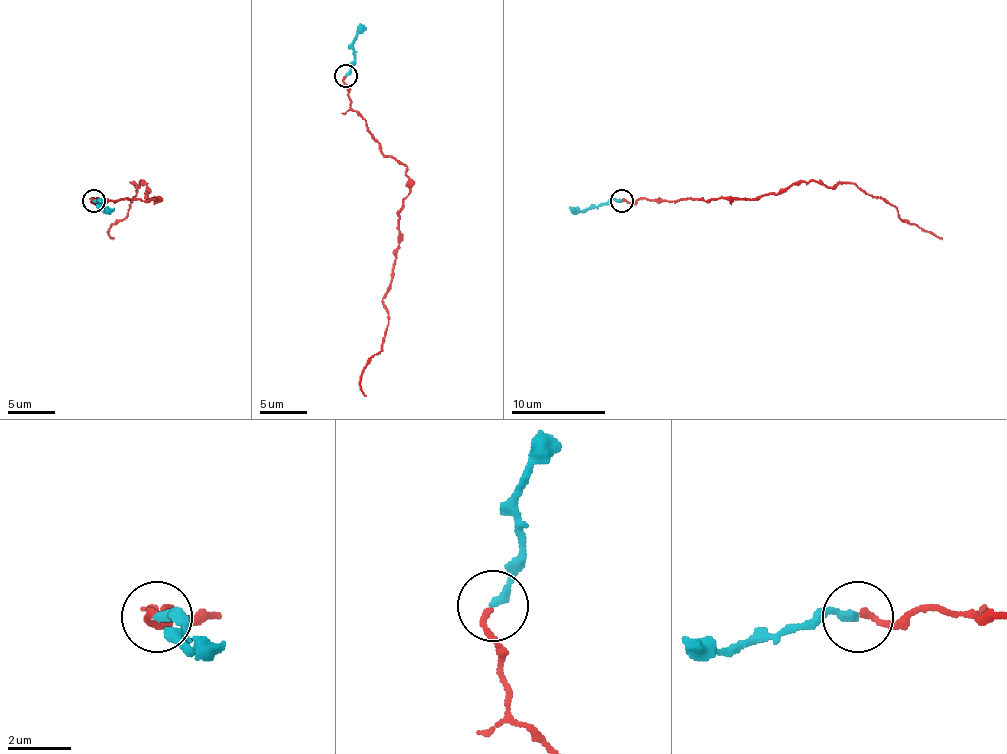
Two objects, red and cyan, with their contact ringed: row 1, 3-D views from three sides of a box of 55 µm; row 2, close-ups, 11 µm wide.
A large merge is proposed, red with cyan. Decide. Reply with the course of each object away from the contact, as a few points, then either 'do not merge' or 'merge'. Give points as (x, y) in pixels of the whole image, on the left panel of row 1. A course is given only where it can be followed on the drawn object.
red runs (93, 201), (157, 199), (147, 197), (140, 180), (138, 187), (131, 182), (131, 208), (107, 232), (114, 239); cyan runs (93, 201), (112, 211); merge

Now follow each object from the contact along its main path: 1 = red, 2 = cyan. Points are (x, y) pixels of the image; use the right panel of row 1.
1: (622, 201), (742, 199), (780, 194), (813, 180), (836, 187), (853, 182), (886, 199), (902, 220), (942, 239)
2: (622, 201), (570, 211)

